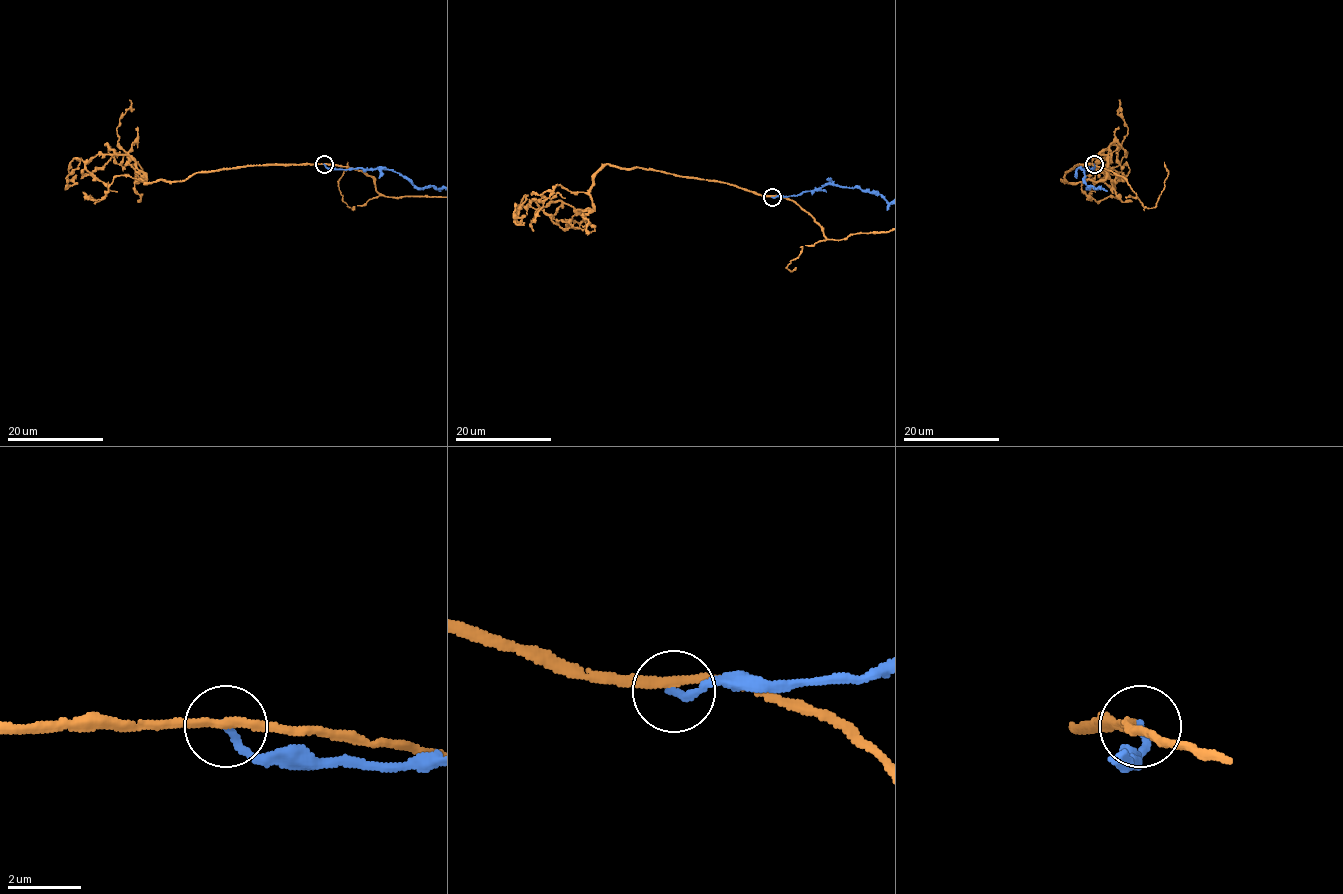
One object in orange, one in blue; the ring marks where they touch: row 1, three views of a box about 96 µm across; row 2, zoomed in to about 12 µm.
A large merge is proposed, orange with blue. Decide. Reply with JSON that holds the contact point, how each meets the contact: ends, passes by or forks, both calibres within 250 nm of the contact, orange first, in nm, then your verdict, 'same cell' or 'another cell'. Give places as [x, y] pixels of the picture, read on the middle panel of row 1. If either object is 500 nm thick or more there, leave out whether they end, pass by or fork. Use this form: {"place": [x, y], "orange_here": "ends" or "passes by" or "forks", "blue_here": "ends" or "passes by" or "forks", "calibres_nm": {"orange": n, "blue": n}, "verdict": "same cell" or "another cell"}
{"place": [772, 197], "orange_here": "passes by", "blue_here": "ends", "calibres_nm": {"orange": 220, "blue": 200}, "verdict": "another cell"}

